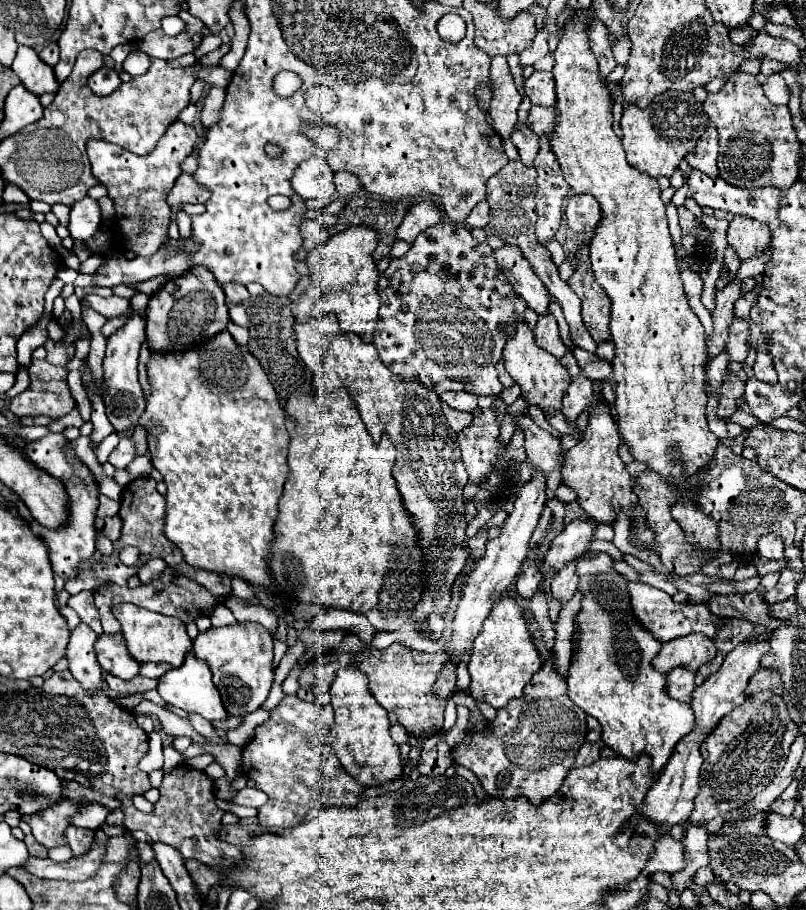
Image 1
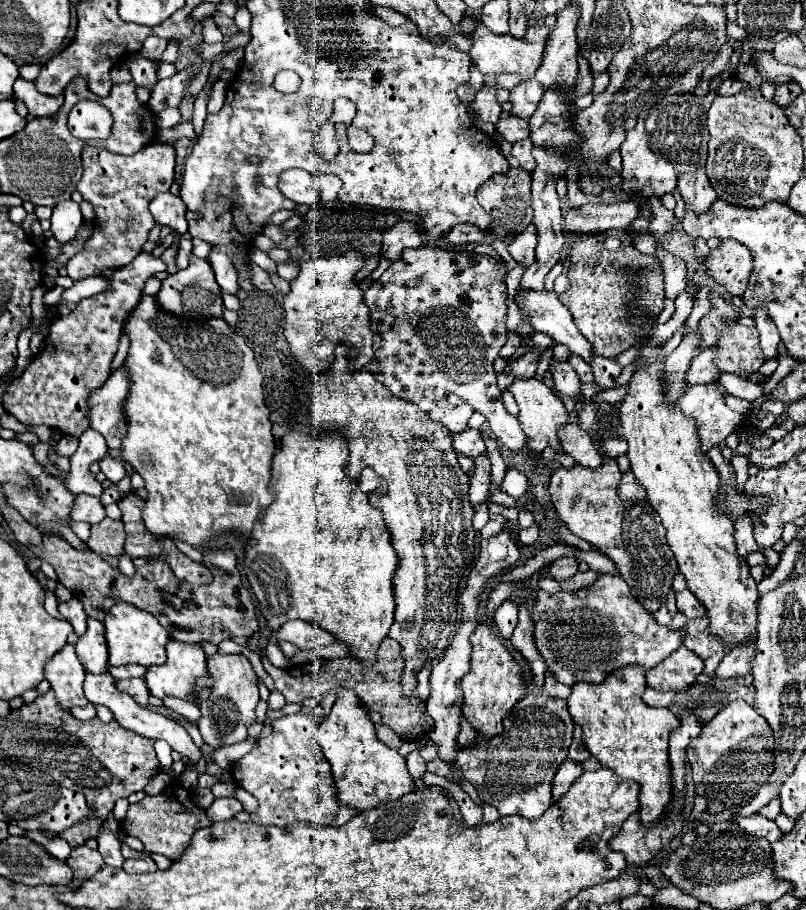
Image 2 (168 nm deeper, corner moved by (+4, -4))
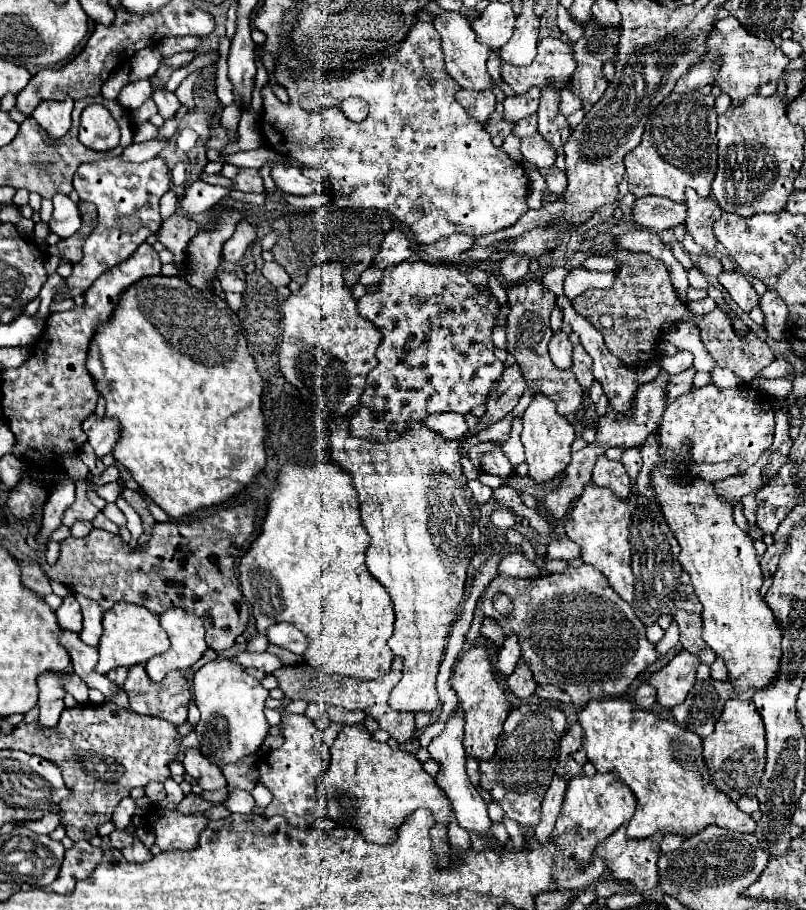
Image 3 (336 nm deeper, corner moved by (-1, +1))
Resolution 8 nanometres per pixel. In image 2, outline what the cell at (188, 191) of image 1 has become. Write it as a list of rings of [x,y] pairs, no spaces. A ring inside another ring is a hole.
[[[161,192],[155,196],[155,200],[149,206],[153,218],[157,224],[175,228],[175,230],[187,230],[187,218],[185,218],[185,202],[175,196],[173,192]]]

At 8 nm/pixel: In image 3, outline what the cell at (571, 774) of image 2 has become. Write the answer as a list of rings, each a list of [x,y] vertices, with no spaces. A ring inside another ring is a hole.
[[[554,777],[546,795],[544,795],[544,801],[542,801],[542,817],[536,827],[538,843],[546,843],[546,839],[550,839],[550,831],[554,829],[554,823],[560,815],[564,793],[566,793],[566,779]]]

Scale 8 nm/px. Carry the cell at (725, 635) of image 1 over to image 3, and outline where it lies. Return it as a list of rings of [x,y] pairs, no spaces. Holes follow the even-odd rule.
[[[676,611],[674,613],[674,621],[680,627],[680,641],[682,647],[694,655],[700,657],[702,663],[710,665],[716,655],[714,651],[710,651],[710,647],[706,647],[706,643],[702,641],[702,619],[698,613],[688,613],[688,611]]]

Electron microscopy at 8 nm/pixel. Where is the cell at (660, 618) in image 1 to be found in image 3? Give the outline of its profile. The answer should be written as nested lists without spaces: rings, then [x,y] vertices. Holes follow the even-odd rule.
[[[582,565],[578,569],[568,567],[562,573],[548,573],[532,579],[514,579],[504,573],[498,573],[496,579],[484,589],[478,609],[484,619],[494,619],[500,623],[506,635],[516,635],[522,659],[530,665],[534,681],[538,685],[556,685],[572,697],[572,703],[582,709],[590,699],[608,699],[626,693],[630,683],[642,673],[648,665],[656,661],[654,645],[646,639],[646,627],[634,615],[632,607],[606,583],[606,577],[592,565]],[[490,591],[504,591],[514,601],[512,617],[502,617],[490,603]]]

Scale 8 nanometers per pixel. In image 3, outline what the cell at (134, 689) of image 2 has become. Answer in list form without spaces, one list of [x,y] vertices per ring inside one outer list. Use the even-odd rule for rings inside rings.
[[[132,665],[128,669],[126,681],[124,681],[124,691],[128,693],[128,703],[130,709],[134,709],[138,715],[150,715],[150,717],[160,717],[172,725],[182,725],[186,721],[186,711],[188,711],[188,701],[190,701],[190,685],[188,679],[184,677],[182,671],[170,671],[168,677],[160,683],[154,683],[148,673],[144,671],[144,665]]]

